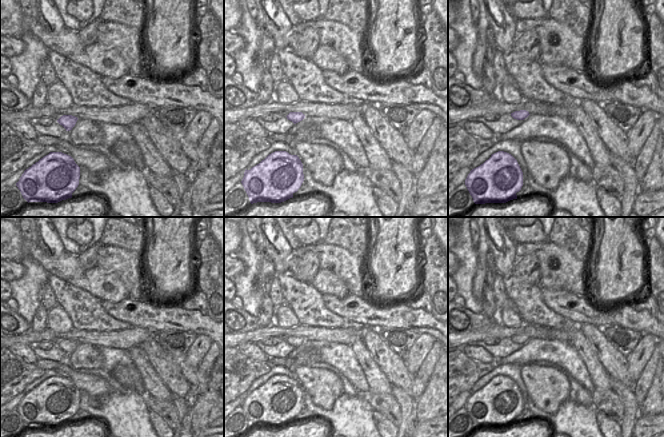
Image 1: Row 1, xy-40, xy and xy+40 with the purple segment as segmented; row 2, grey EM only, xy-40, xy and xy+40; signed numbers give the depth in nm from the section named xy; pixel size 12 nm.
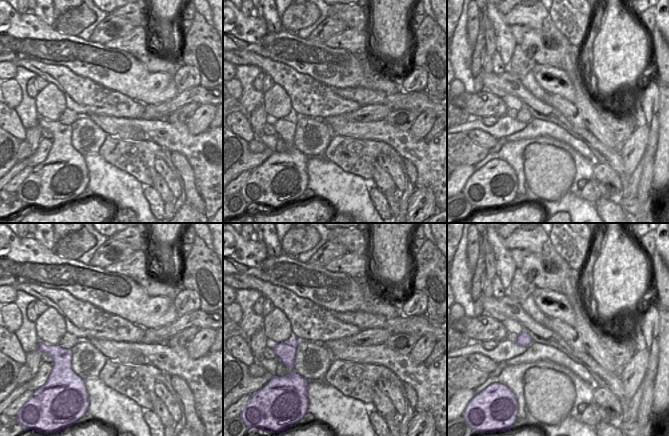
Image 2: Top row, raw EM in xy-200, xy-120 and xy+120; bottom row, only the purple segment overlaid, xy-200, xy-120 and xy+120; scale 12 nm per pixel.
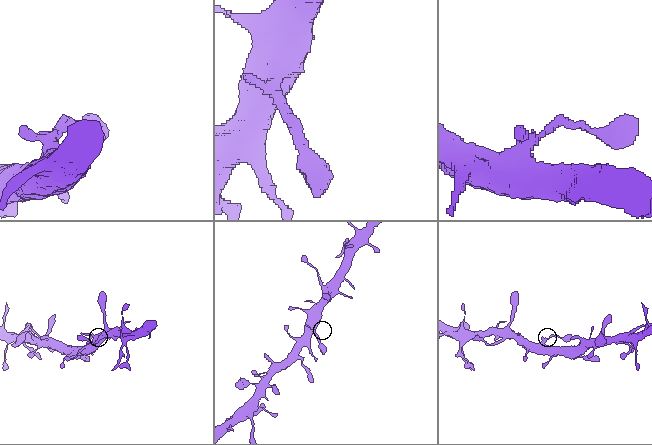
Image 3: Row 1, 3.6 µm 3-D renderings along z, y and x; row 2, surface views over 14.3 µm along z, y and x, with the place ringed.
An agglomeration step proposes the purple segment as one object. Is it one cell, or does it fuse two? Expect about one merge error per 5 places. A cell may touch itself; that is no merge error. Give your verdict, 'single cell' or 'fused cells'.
single cell

